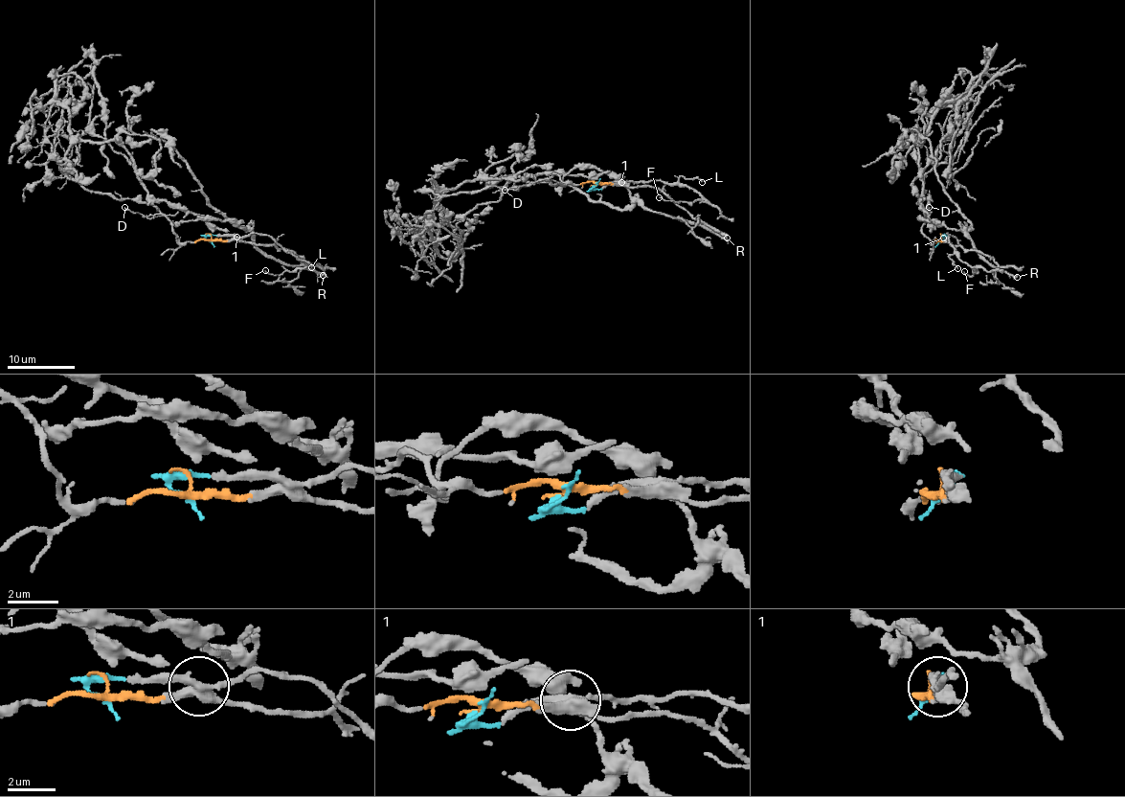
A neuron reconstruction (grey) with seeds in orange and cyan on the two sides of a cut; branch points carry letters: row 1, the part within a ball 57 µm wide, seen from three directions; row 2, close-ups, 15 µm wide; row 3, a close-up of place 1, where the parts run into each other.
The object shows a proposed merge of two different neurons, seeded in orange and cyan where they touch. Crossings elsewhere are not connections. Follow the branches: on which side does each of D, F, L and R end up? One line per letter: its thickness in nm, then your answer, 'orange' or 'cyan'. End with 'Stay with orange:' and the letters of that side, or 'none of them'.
D: 90 nm | orange
F: 100 nm | cyan
L: 120 nm | cyan
R: 240 nm | orange
Stay with orange: D, R

